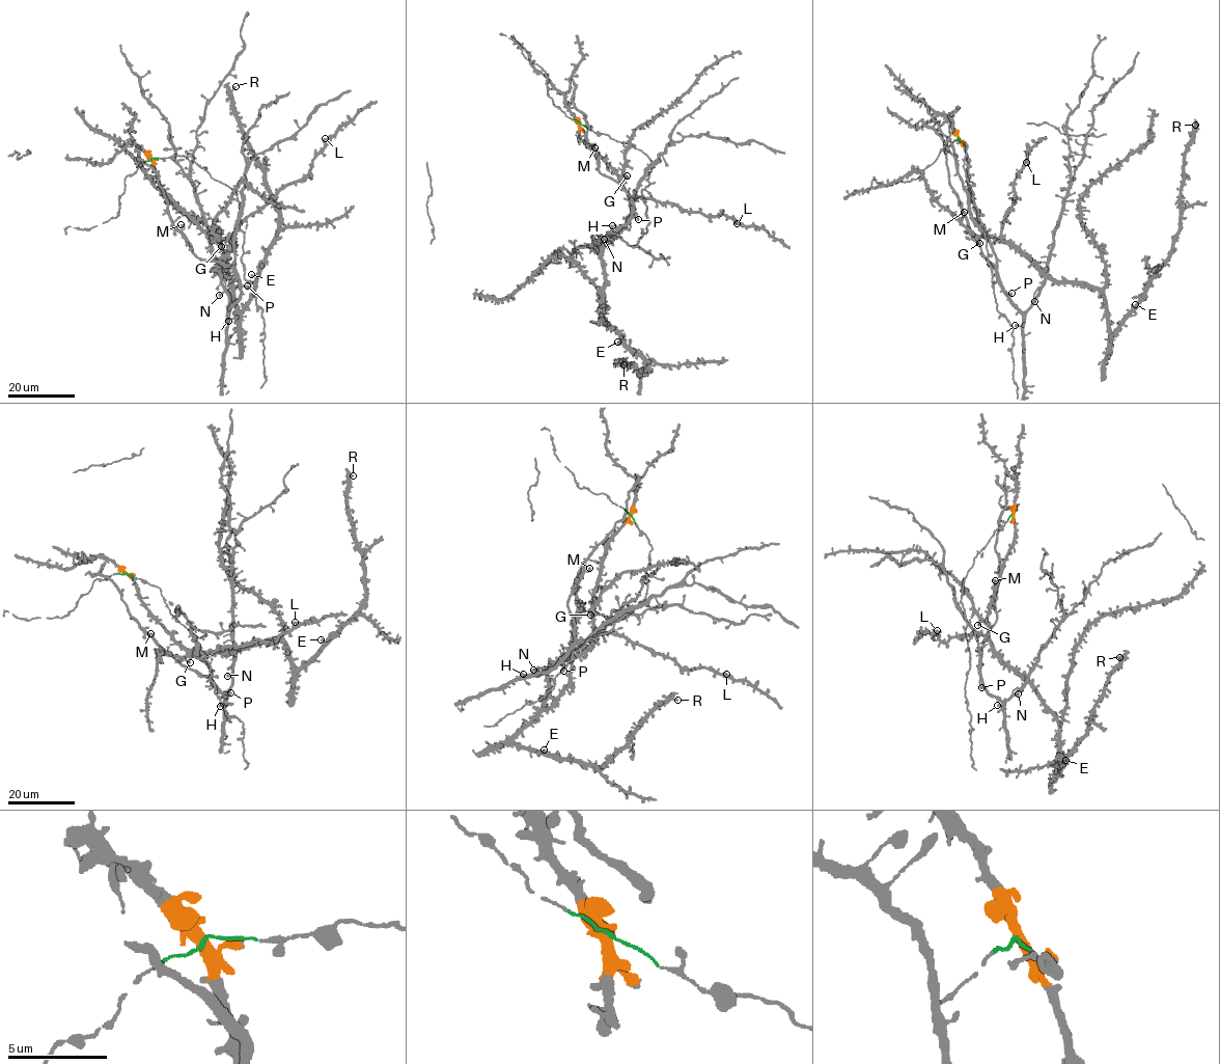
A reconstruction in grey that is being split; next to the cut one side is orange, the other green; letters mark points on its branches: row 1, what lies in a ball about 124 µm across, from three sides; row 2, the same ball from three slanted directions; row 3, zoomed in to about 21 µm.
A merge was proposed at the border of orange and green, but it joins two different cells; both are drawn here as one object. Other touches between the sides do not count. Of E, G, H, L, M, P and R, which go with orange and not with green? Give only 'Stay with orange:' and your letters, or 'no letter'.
Stay with orange: E, G, L, R

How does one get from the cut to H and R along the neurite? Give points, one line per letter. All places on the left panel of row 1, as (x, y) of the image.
H: (150, 158), (191, 156), (210, 175), (236, 193), (240, 229), (233, 241), (241, 298), (231, 307), (228, 321)
R: (150, 158), (179, 209), (231, 241), (217, 272), (226, 268), (240, 309), (278, 211), (234, 86)

